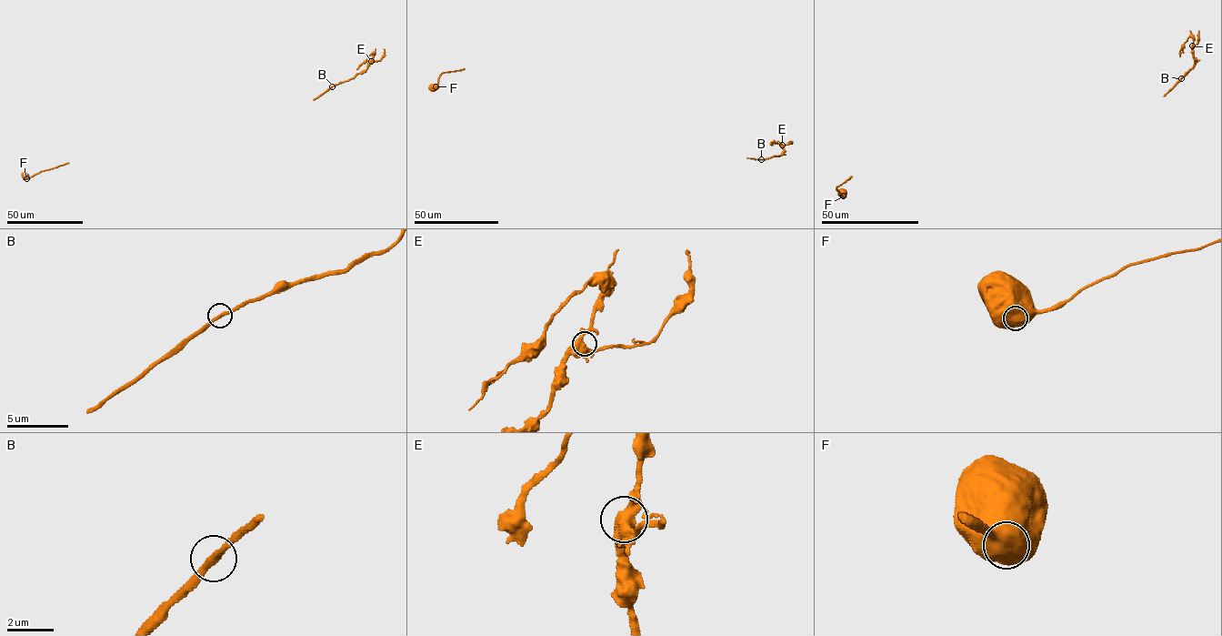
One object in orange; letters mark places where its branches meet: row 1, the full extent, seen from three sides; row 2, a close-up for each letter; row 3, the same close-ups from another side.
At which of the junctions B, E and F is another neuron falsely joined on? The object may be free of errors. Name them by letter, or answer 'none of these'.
none of these

